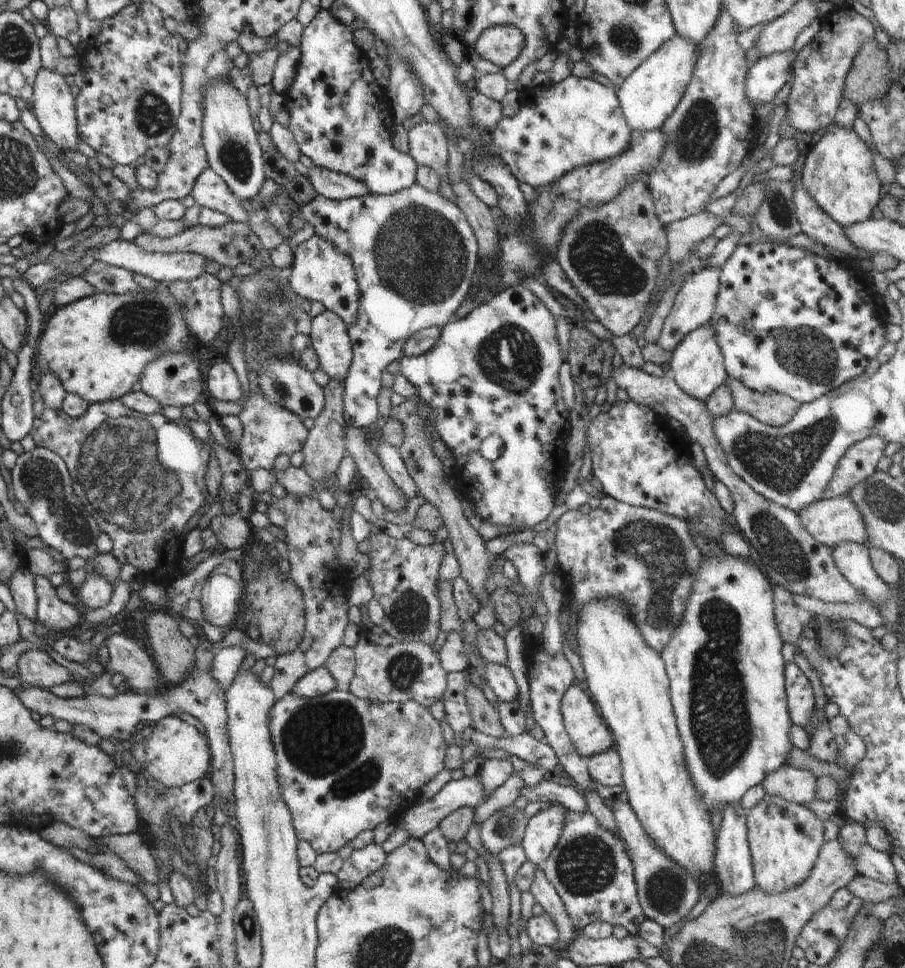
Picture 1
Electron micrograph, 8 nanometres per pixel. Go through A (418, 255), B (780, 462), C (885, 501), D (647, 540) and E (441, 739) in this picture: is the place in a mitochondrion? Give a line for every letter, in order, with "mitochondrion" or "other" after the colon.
A: mitochondrion
B: mitochondrion
C: mitochondrion
D: mitochondrion
E: other

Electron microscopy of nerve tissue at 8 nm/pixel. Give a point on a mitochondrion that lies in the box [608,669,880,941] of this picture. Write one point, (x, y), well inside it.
(667, 892)

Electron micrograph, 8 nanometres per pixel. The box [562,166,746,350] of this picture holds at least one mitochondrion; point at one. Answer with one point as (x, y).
(597, 253)

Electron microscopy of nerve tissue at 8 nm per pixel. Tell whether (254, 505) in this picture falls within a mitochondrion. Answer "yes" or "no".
no

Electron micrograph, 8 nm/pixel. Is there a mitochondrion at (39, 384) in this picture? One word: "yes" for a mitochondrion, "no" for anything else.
no

